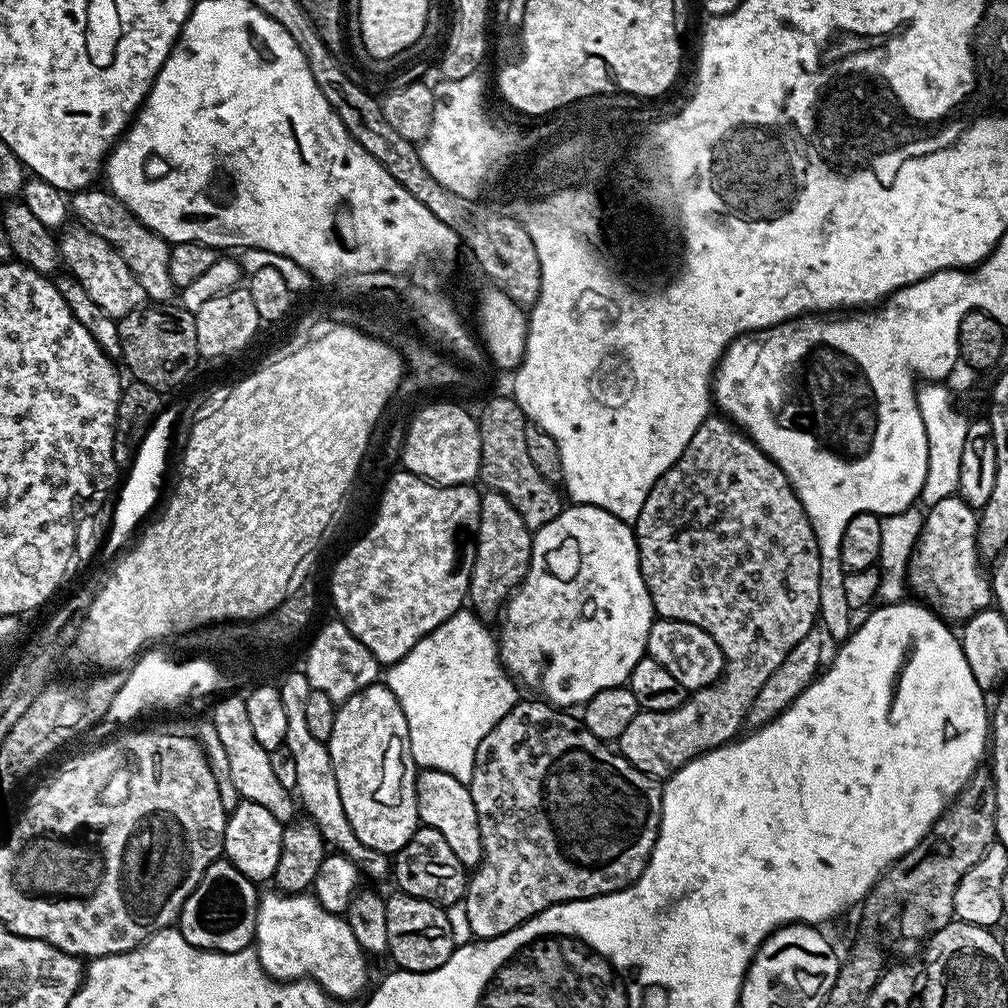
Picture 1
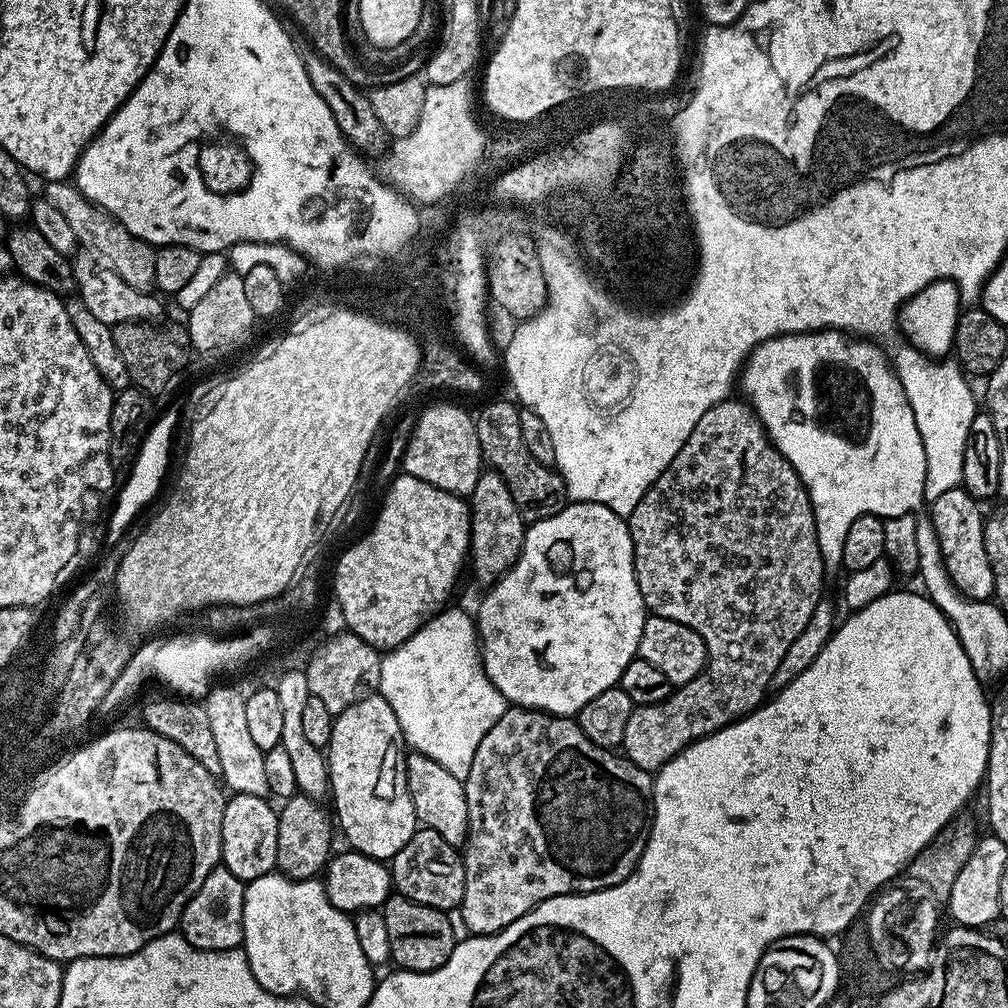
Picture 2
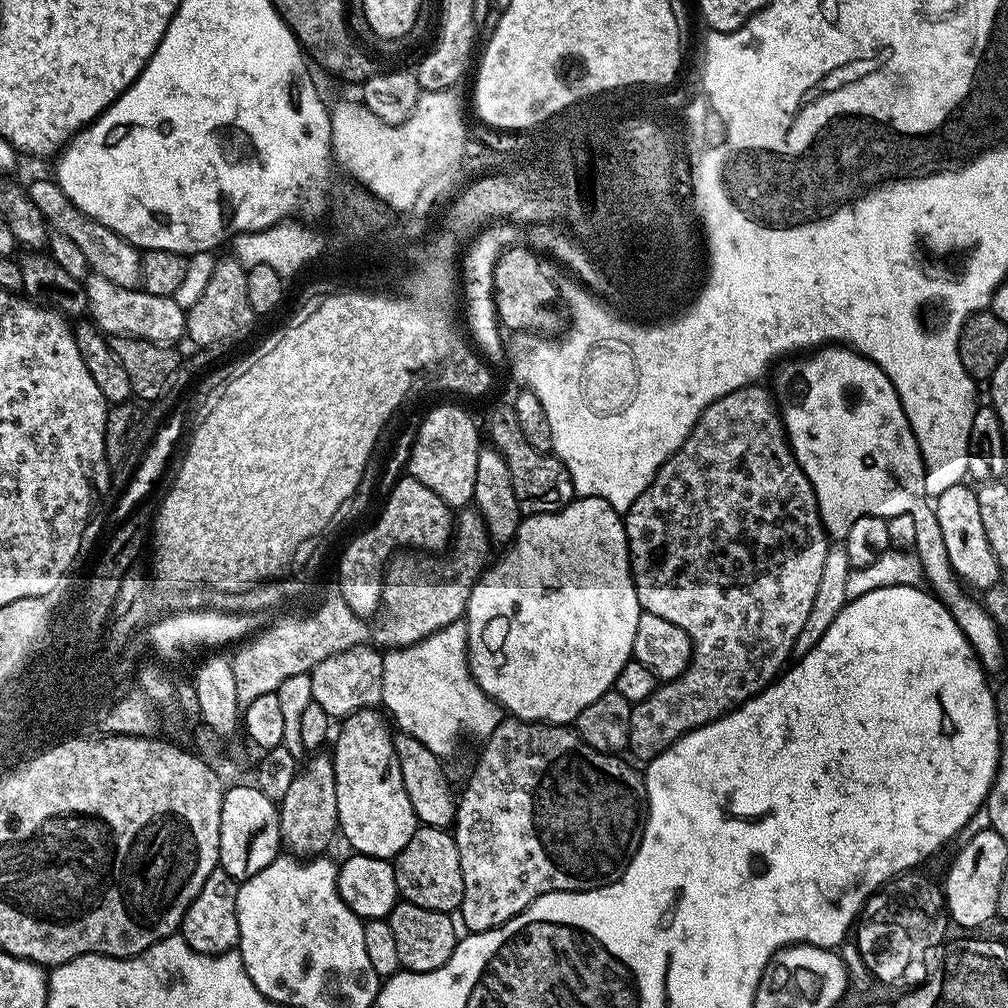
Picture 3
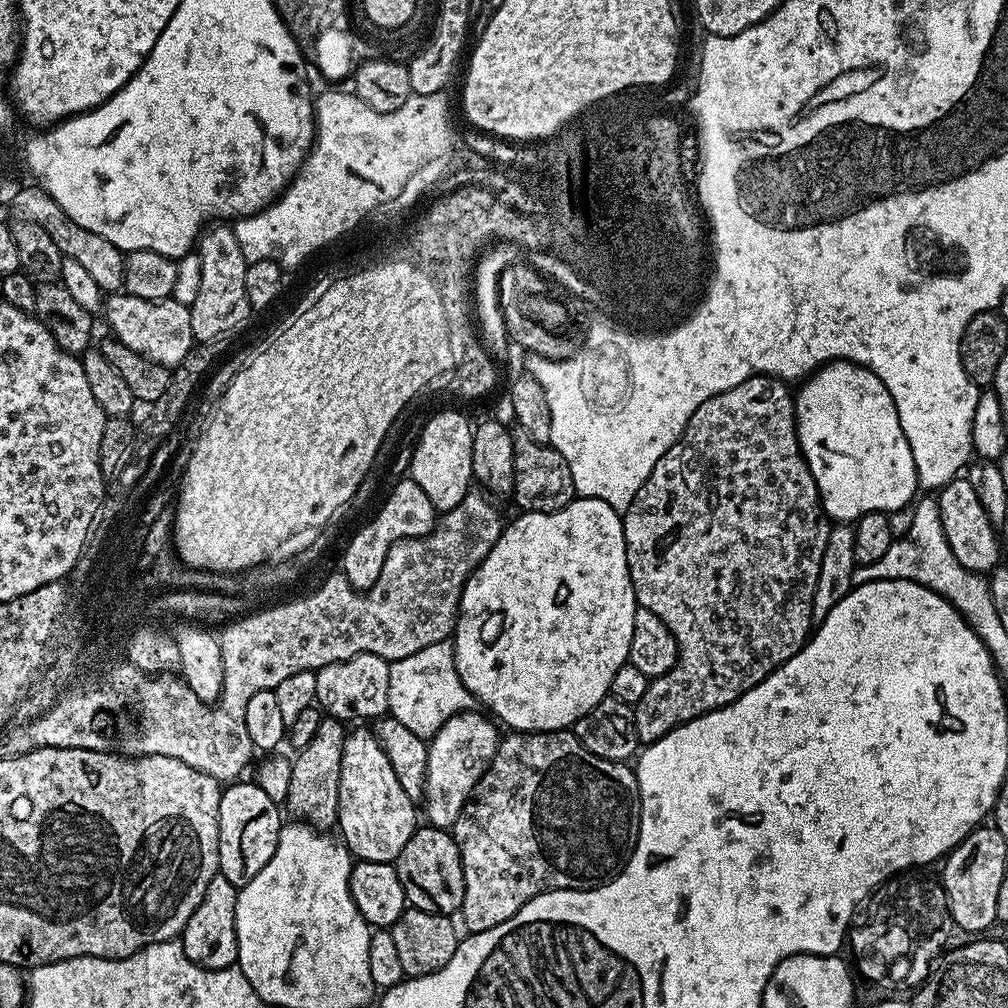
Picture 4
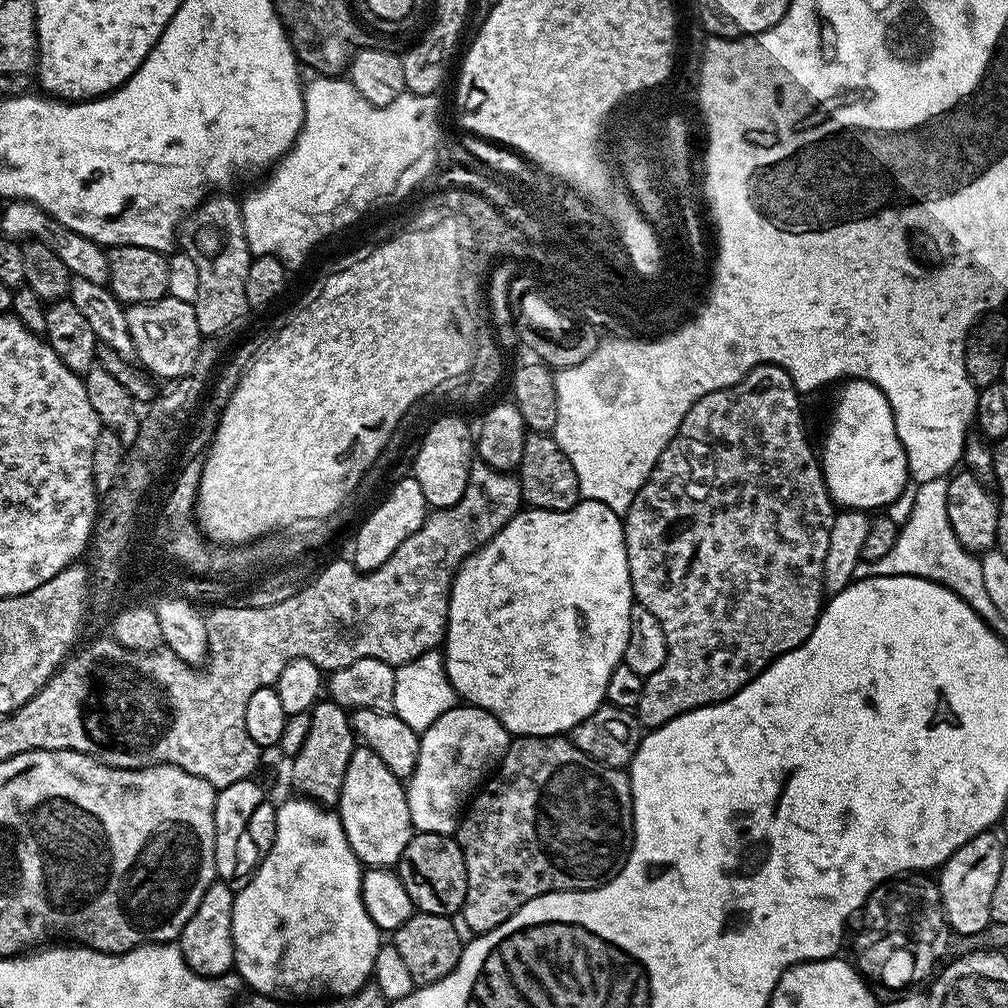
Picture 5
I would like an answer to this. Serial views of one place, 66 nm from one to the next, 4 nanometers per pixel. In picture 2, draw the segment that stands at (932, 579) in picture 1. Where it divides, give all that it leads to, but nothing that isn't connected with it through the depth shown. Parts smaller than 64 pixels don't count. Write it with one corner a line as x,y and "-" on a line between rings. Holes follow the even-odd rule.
961,486
946,490
946,494
931,501
930,513
934,530
940,536
941,552
949,576
962,595
972,600
991,601
996,595
994,570
990,558
986,558
984,541
985,513
980,513
981,505

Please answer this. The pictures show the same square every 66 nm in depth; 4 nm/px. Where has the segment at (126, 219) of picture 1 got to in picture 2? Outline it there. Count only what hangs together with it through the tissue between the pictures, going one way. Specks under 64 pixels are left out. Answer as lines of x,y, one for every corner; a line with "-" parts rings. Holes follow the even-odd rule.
49,180
43,185
43,199
49,200
58,210
62,210
62,218
70,222
70,230
74,230
77,241
89,244
93,253
99,254
111,268
114,269
126,282
126,286
134,286
134,290
151,293
156,288
154,278
154,266
156,265
157,249
138,239
126,226
113,218
109,212
104,212
98,205
87,200
83,194
76,189
75,183
63,180
-
101,252
101,253
100,253

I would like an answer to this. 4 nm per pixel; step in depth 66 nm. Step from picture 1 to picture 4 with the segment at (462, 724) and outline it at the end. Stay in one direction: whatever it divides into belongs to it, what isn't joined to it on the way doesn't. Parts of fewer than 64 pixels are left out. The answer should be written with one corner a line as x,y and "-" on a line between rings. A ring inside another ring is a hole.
448,640
434,642
418,654
410,654
410,658
391,661
390,670
390,702
388,711
402,726
414,730
414,734
431,738
452,716
469,711
473,707
474,698
466,686
462,686
462,678
458,678
458,670
454,666
454,650

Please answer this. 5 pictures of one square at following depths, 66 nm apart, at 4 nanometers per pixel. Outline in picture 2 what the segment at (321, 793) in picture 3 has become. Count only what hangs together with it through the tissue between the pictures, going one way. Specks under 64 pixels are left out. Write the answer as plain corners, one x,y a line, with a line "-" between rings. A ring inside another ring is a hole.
295,794
283,801
278,812
278,854
276,855
276,868
283,875
288,876
292,880
315,880
328,867
330,857
333,855
332,848
332,828
334,832
334,820
323,807
321,801
314,800
310,796
303,794

